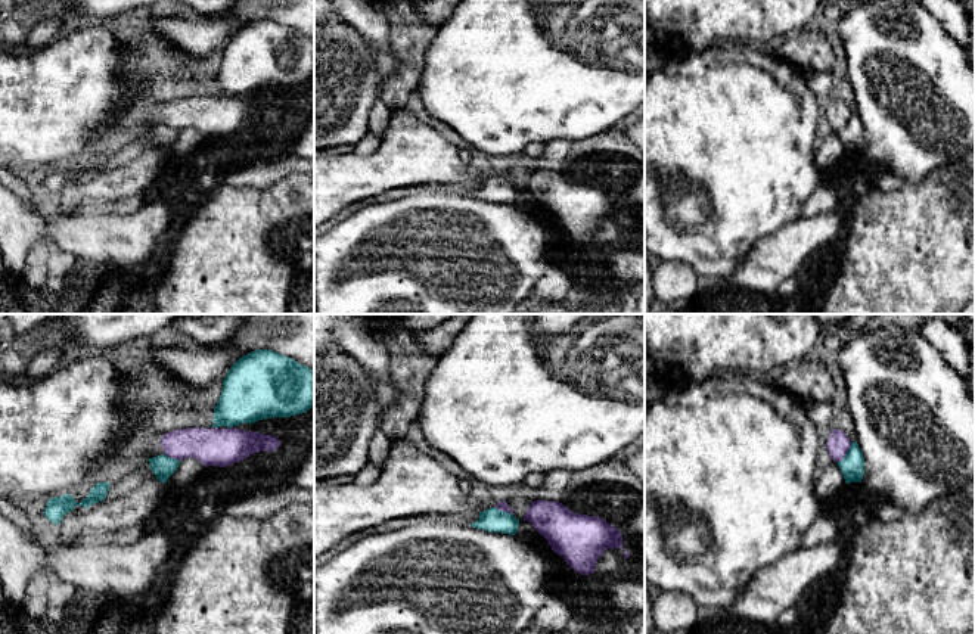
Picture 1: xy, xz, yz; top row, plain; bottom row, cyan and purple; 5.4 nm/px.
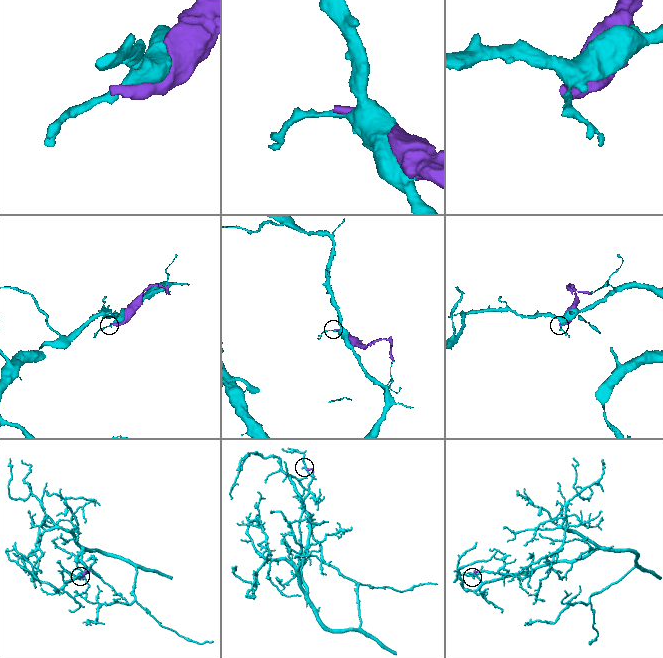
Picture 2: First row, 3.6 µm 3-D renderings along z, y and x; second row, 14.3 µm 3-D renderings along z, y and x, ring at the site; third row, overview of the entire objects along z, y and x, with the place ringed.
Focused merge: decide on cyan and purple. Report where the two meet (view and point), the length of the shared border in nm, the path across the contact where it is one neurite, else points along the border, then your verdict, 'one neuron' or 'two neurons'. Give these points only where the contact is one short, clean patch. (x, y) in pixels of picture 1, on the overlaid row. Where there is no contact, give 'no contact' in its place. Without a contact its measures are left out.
contact yz (847, 453); length 140 nm; two neurons

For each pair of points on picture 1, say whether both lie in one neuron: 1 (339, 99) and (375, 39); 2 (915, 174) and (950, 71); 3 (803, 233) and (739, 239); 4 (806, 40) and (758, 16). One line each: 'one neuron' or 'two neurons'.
1: two neurons
2: one neuron
3: two neurons
4: two neurons

